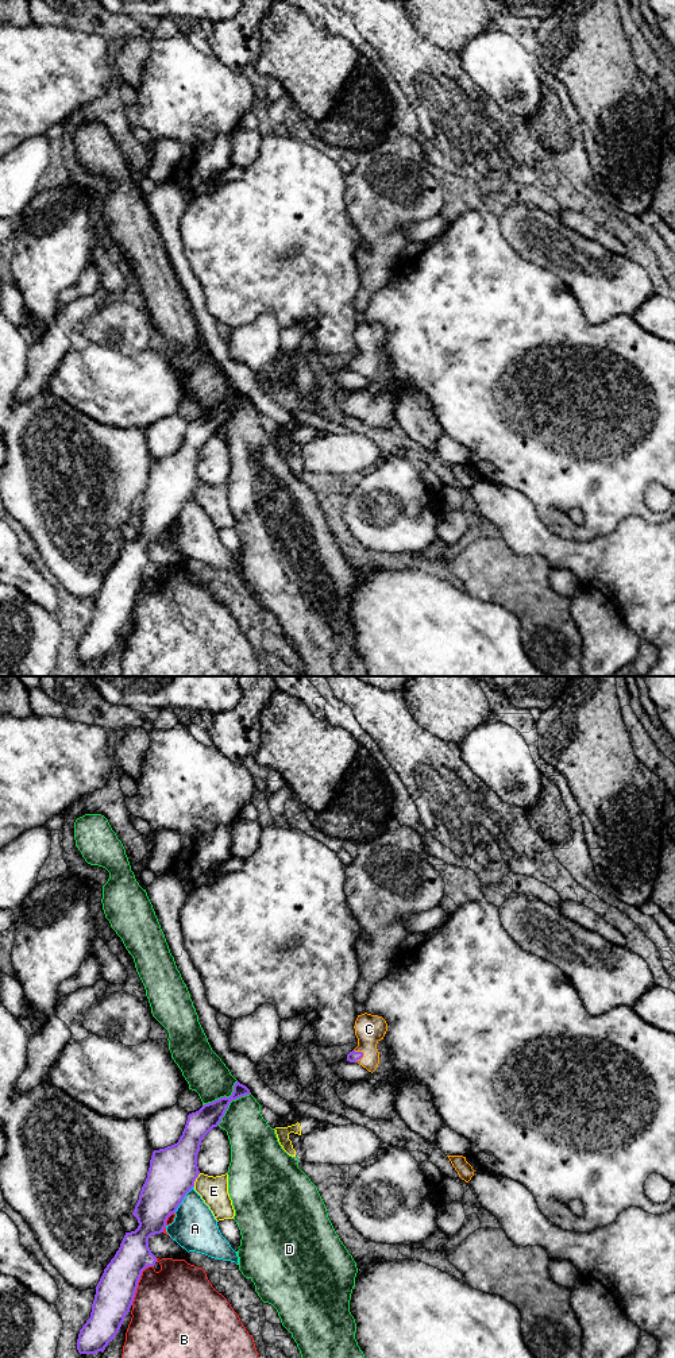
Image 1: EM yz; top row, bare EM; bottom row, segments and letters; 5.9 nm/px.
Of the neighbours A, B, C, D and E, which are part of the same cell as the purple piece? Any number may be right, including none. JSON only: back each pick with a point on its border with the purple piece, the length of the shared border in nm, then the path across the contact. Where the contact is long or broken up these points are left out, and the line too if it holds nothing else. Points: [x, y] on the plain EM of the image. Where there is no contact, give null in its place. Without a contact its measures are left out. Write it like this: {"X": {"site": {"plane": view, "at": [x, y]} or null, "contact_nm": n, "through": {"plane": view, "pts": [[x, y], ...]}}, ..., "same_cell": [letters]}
{"C": {"site": {"plane": "yz", "at": [362, 363]}, "contact_nm": 80, "through": {"plane": "yz", "pts": [[353, 365], [362, 363], [369, 338]]}}, "same_cell": ["C"]}

